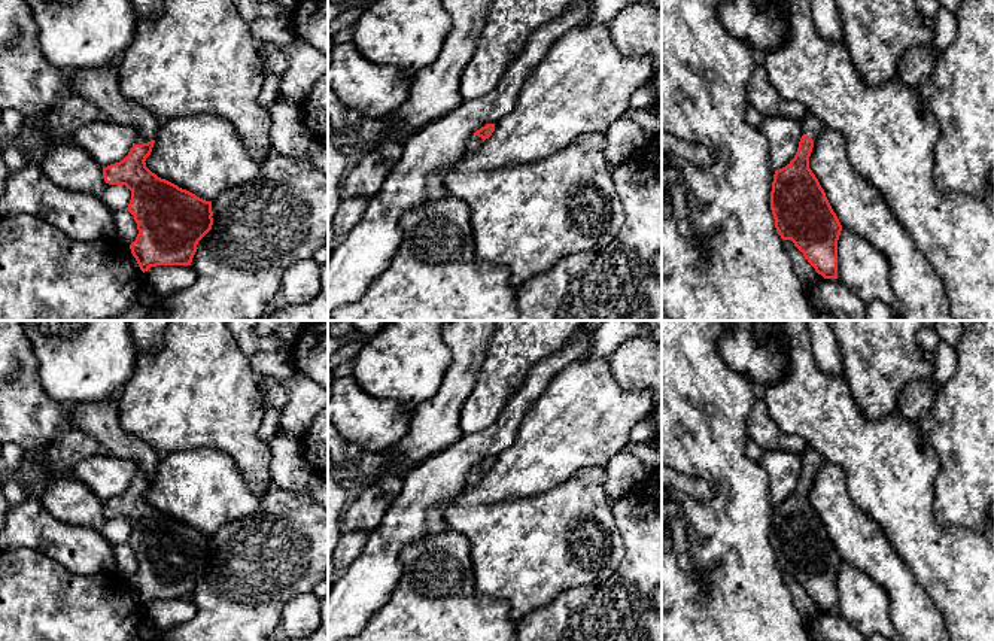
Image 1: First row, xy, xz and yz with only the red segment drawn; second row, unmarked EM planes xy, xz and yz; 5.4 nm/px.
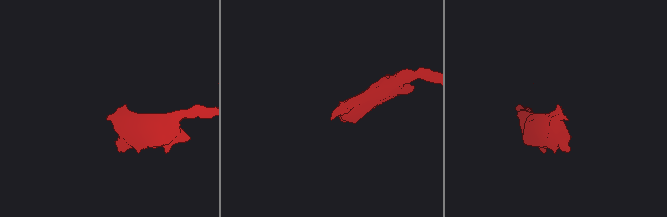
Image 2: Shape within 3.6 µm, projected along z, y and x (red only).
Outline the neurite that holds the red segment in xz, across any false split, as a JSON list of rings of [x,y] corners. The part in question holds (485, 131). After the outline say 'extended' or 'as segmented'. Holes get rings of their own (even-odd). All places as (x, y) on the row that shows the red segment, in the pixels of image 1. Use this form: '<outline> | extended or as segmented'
[[[486,124],[480,130],[477,130],[468,140],[466,140],[466,152],[477,151],[481,143],[492,136],[495,131],[495,124]]] | extended

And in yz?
[[[811,112],[800,121],[803,136],[794,158],[773,174],[770,210],[782,240],[791,240],[824,279],[838,279],[842,225],[809,168],[814,140],[826,125]]] | extended

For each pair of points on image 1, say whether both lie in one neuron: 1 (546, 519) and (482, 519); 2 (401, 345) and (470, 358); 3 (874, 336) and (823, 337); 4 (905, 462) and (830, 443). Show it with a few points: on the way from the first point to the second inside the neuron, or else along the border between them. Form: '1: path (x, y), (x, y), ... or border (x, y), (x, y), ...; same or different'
1: path (529, 519), (498, 518); same
2: border (443, 336), (450, 355), (450, 367), (440, 388); different
3: border (835, 336), (844, 371); different
4: path (887, 462), (856, 443), (848, 443); same

